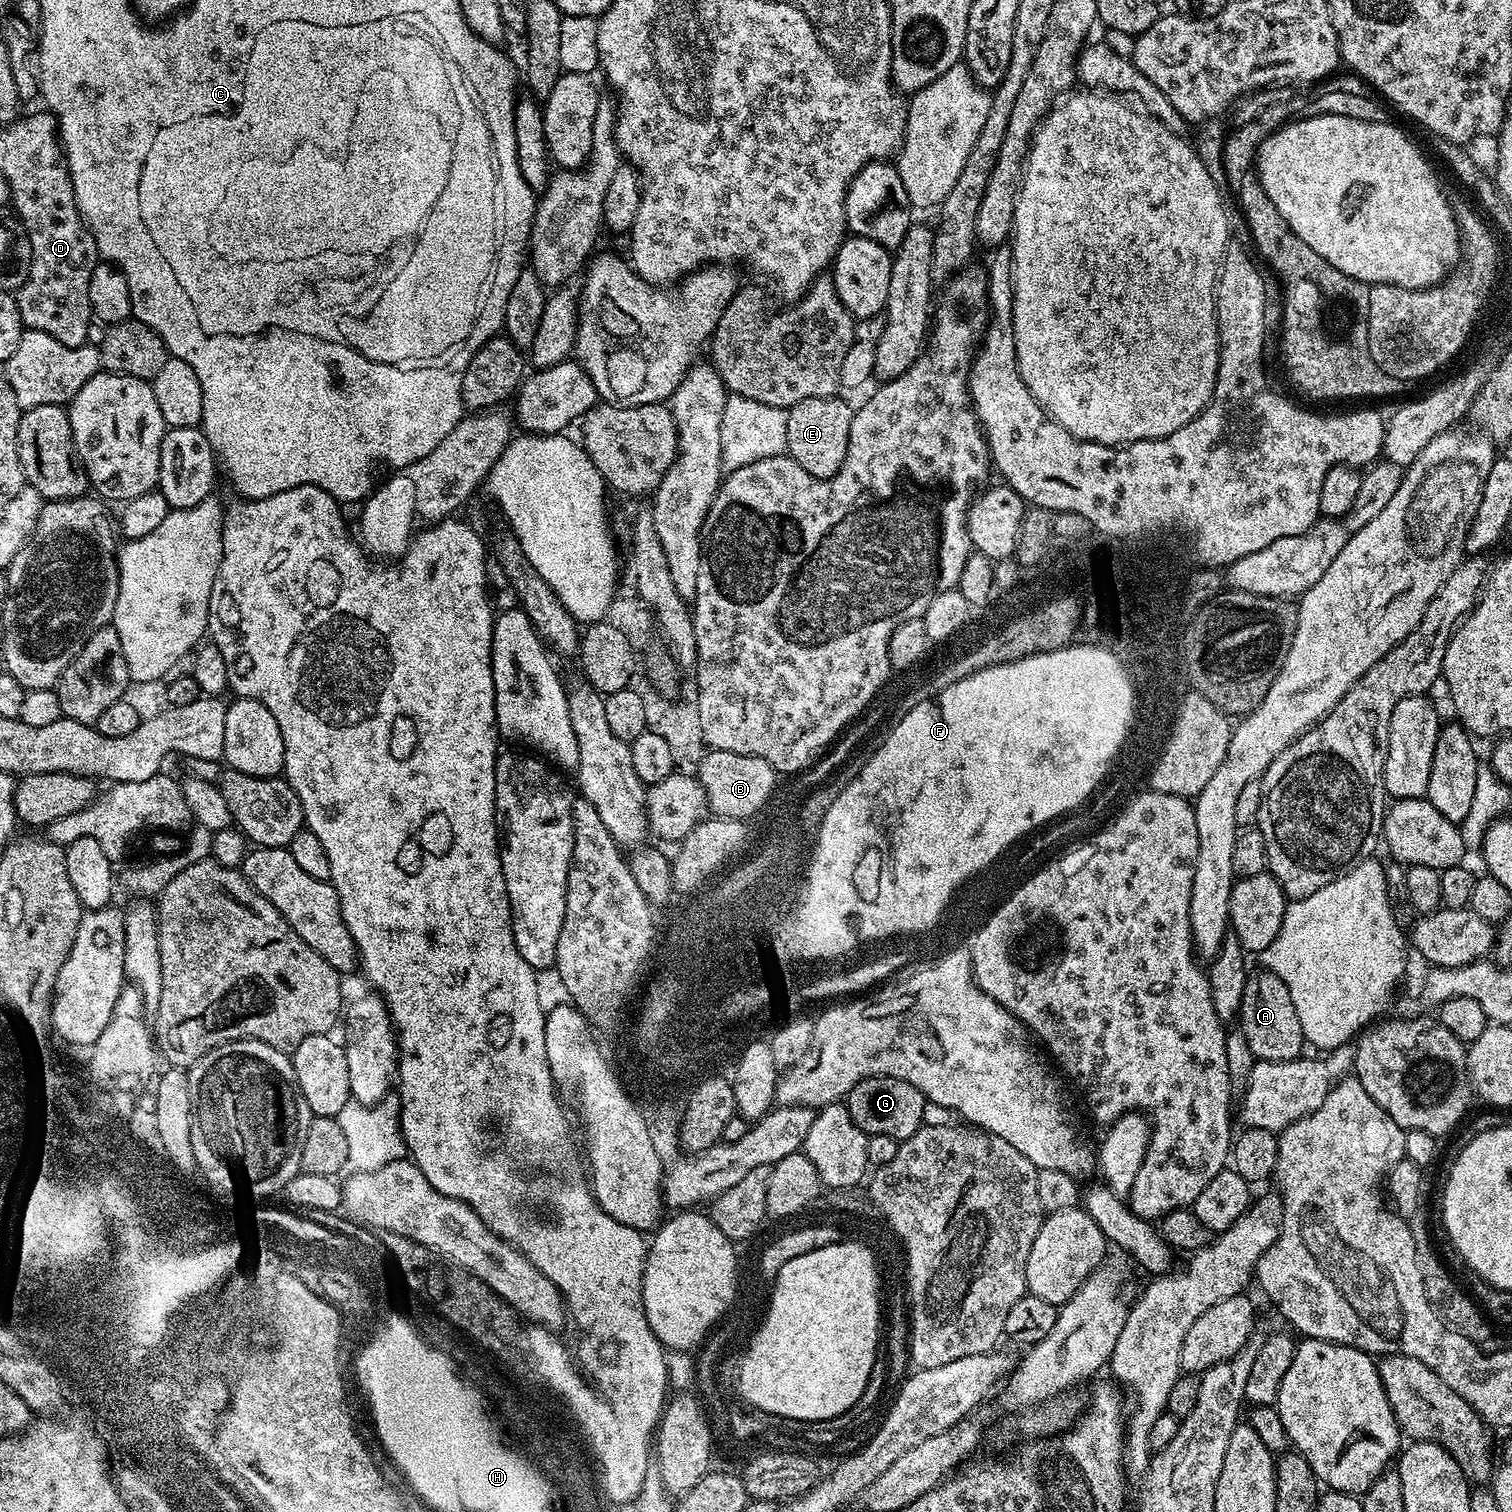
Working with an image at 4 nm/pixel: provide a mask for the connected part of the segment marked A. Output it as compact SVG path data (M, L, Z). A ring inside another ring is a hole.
M1267 970L1253 971L1244 984L1242 1006L1238 1017L1238 1030L1246 1034L1246 1042L1257 1060L1286 1062L1301 1059L1306 1041L1302 1034L1302 1022L1298 1022L1298 1010L1290 999L1290 990L1282 978Z

